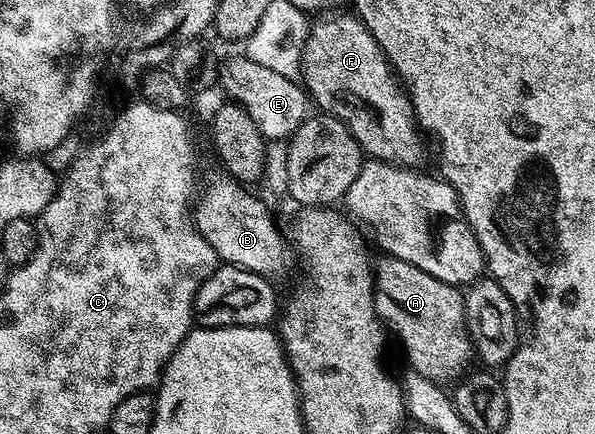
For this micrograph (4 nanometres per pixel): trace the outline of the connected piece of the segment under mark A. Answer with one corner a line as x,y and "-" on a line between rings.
389,256
379,259
372,266
374,307
387,331
398,337
410,361
409,369
439,384
461,379
471,369
470,361
473,363
476,358
466,330
463,291
444,280
436,280
436,276
428,276
416,264

